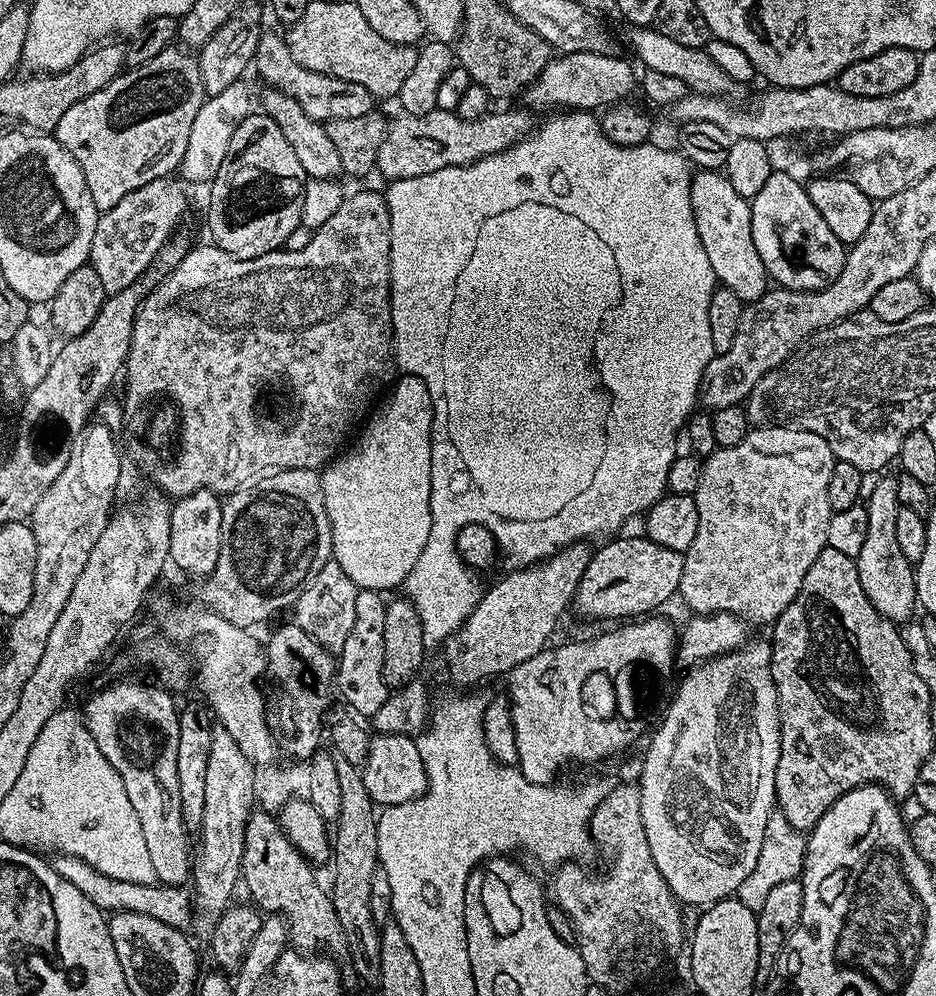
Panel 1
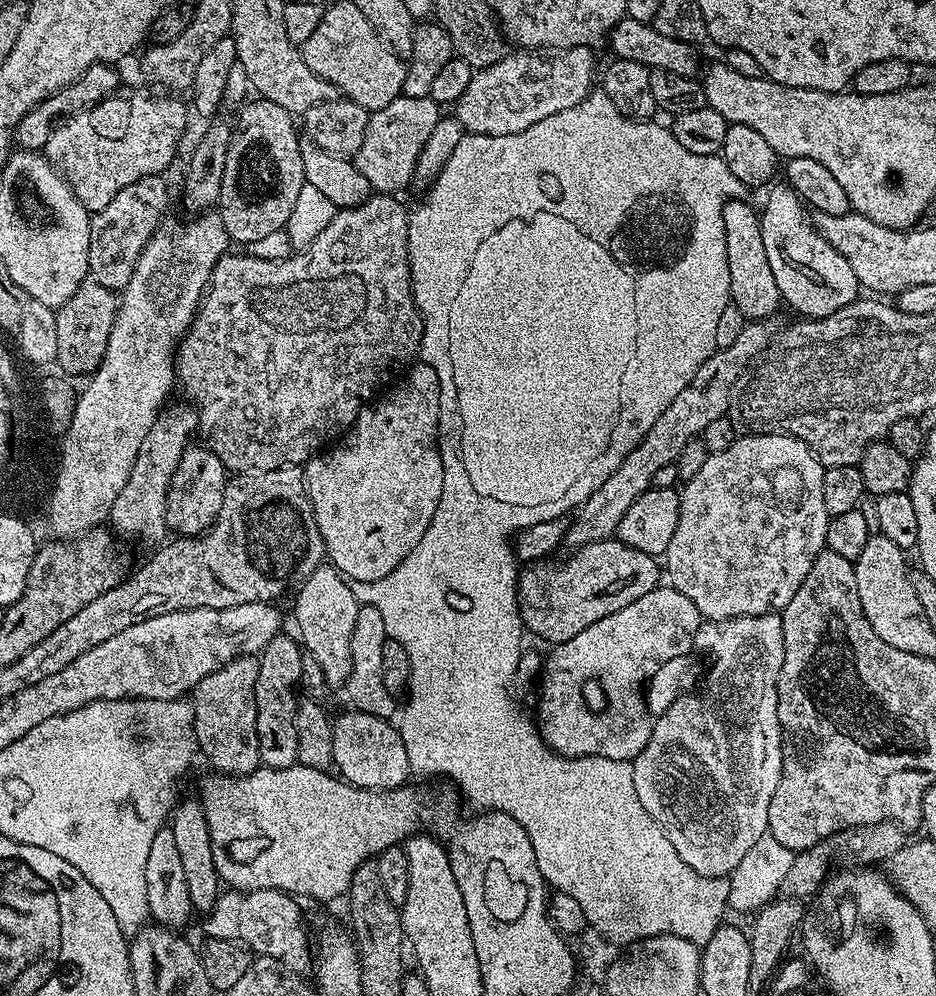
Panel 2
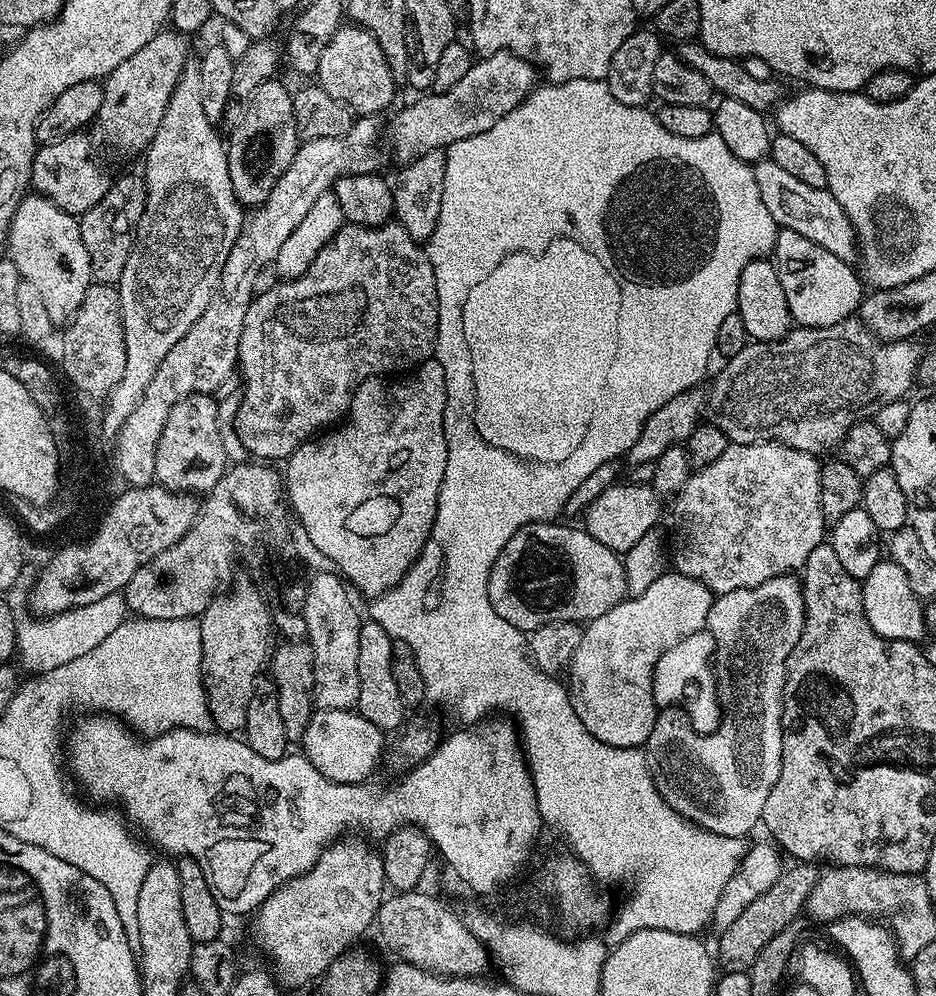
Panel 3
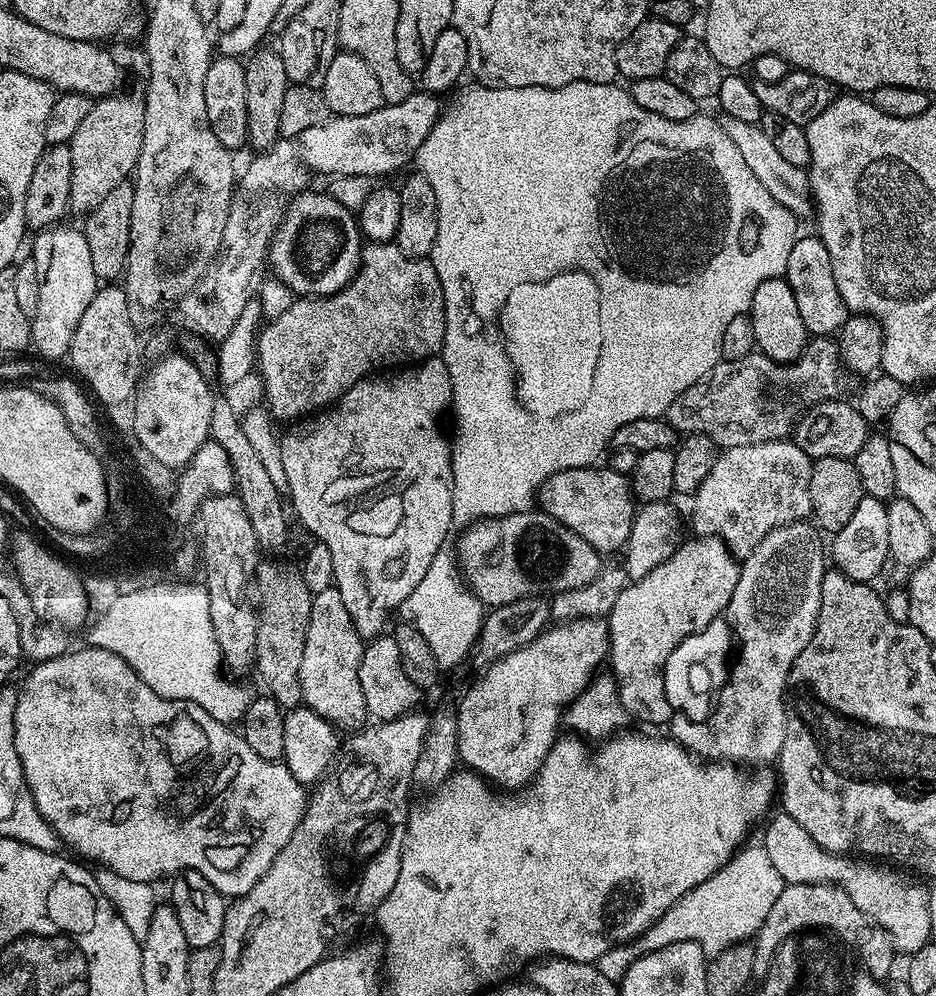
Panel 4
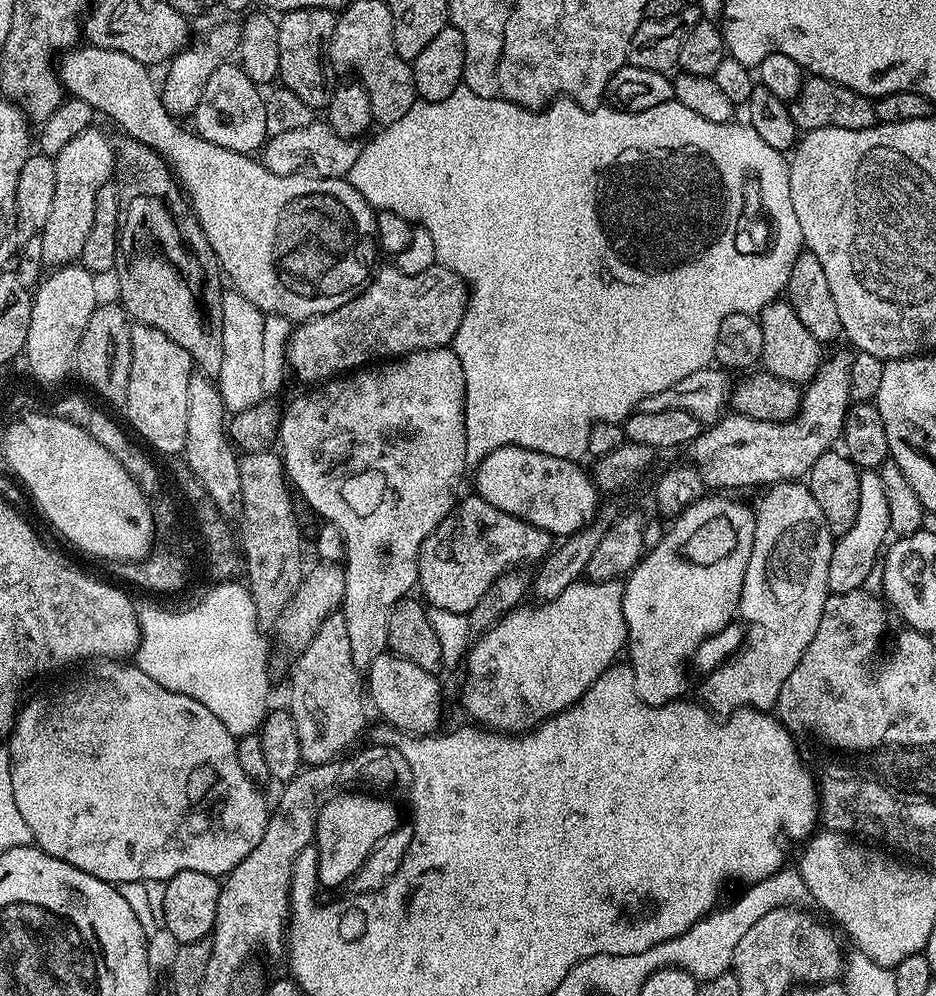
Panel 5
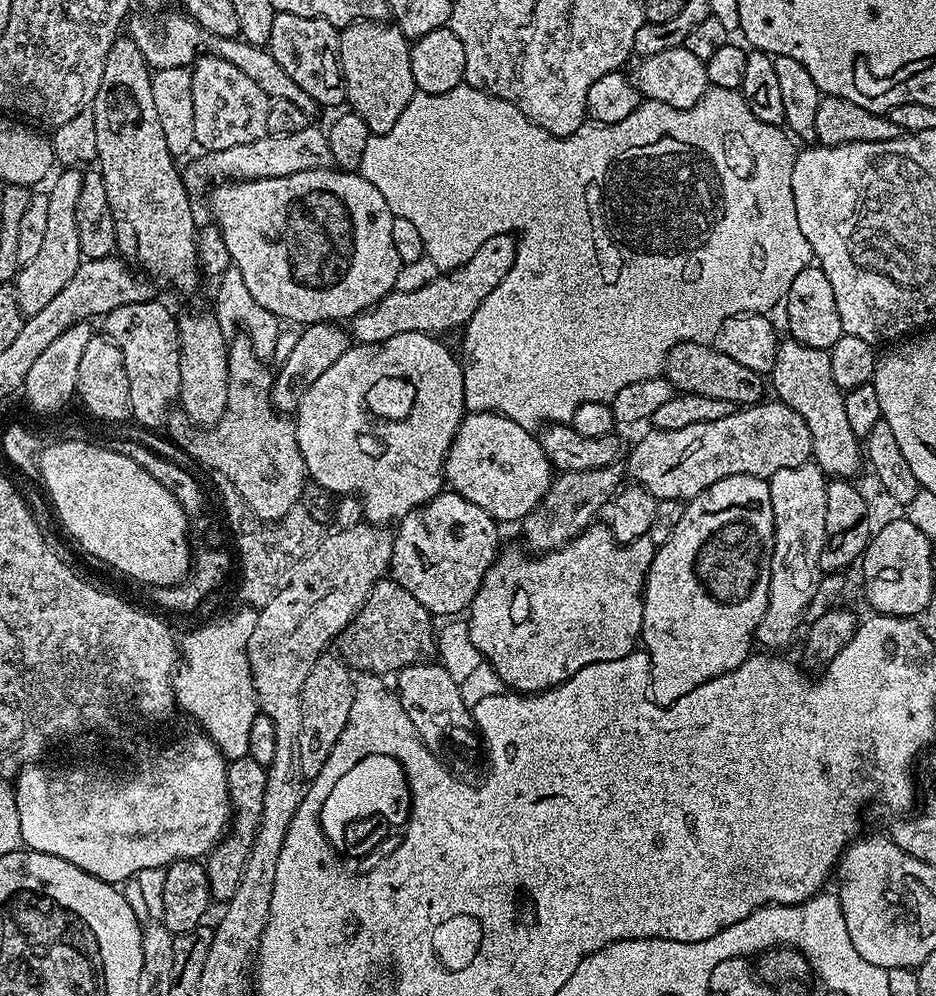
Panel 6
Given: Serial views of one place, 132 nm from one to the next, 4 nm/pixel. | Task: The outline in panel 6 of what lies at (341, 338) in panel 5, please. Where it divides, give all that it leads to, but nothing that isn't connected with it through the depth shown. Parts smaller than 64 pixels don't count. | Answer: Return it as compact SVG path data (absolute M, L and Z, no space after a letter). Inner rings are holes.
M515 235L486 238L482 246L460 268L453 268L447 274L434 278L434 282L426 282L422 290L391 291L383 296L372 308L359 312L350 320L350 335L353 341L361 344L377 344L394 334L403 332L426 332L444 334L451 328L463 329L468 319L482 306L486 294L506 278L510 266L514 266L517 237Z

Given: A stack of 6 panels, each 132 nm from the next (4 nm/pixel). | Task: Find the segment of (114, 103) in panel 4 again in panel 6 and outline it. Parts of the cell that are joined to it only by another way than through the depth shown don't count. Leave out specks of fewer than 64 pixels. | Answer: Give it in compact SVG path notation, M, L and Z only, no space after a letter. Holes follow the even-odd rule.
M68 166L64 173L53 179L52 192L47 193L48 209L46 210L46 238L42 241L42 247L31 262L26 262L17 271L14 281L18 306L25 317L38 314L45 305L53 301L54 296L74 278L74 270L82 263L80 247L78 246L78 222L76 210L78 208L78 194L82 194L82 182L84 172L79 167Z

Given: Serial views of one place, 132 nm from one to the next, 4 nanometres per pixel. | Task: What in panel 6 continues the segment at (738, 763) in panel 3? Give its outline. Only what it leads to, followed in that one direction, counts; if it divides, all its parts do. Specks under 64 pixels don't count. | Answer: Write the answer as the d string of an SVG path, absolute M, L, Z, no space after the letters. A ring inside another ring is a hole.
M815 462L802 466L790 466L790 470L778 470L778 474L767 477L770 486L770 506L774 506L774 538L768 561L770 586L768 587L768 605L762 622L756 627L754 637L758 645L765 644L765 649L780 650L783 644L792 640L792 631L805 619L810 598L814 598L816 588L820 585L820 559L826 542L826 486L828 480Z

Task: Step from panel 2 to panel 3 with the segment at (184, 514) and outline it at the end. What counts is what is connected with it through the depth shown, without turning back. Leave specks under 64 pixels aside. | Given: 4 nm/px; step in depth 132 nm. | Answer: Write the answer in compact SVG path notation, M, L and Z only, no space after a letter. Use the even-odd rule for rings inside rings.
M197 394L194 396L186 396L172 407L170 414L166 418L166 422L162 426L162 438L158 438L158 454L154 462L154 470L156 471L155 483L164 488L168 488L176 493L191 494L207 494L211 488L222 478L222 474L226 471L226 463L224 464L224 440L220 437L220 412L216 409L217 401L208 394Z

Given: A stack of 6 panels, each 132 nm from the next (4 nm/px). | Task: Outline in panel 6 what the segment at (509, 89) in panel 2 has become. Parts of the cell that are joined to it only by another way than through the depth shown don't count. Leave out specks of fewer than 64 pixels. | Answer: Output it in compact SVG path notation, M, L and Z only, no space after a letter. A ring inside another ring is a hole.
M309 126L294 134L269 134L258 138L258 142L230 146L230 150L204 152L188 169L183 169L182 175L189 193L197 194L196 192L202 191L204 187L207 189L213 182L286 178L286 174L298 174L302 170L331 167L333 163L327 131L323 127Z

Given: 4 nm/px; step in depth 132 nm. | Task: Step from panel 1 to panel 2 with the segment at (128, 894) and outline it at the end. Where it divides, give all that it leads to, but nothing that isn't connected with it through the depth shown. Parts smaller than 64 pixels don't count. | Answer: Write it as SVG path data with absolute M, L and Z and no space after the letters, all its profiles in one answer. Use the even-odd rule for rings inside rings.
M263 888L258 891L240 892L236 889L223 891L218 902L205 917L204 933L209 939L230 940L243 944L255 955L270 957L283 965L288 965L289 971L297 974L304 973L306 964L302 958L306 954L306 928L302 912L298 906L299 901L287 892L278 888Z

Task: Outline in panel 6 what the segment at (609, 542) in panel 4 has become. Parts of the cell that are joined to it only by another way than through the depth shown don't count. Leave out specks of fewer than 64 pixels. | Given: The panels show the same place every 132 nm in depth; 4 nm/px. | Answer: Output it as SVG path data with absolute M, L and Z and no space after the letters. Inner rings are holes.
M468 412L458 426L454 442L444 460L447 487L462 498L466 498L466 502L482 506L482 510L486 510L486 514L490 514L498 522L505 522L504 520L520 522L525 516L529 516L539 507L540 500L547 494L553 477L552 461L542 450L539 439L529 429L518 426L518 422L497 412Z

